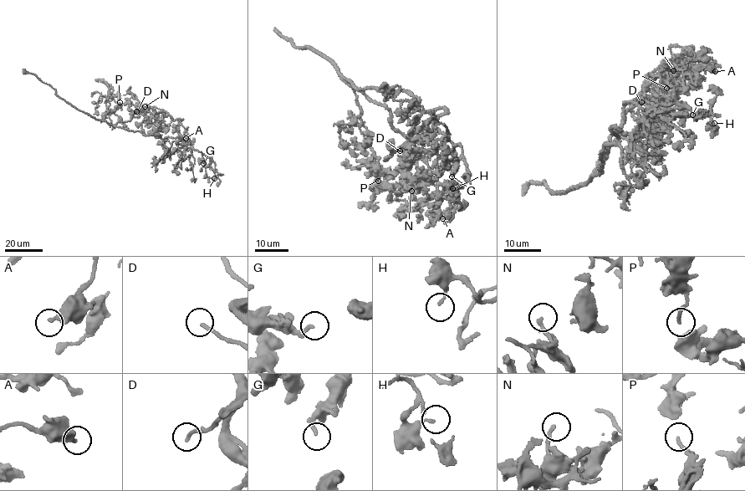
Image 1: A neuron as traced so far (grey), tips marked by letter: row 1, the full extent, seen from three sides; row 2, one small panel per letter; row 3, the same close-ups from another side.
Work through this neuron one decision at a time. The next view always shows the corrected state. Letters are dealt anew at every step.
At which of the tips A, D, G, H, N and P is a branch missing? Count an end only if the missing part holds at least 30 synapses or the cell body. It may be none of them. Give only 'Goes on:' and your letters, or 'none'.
Goes on: D

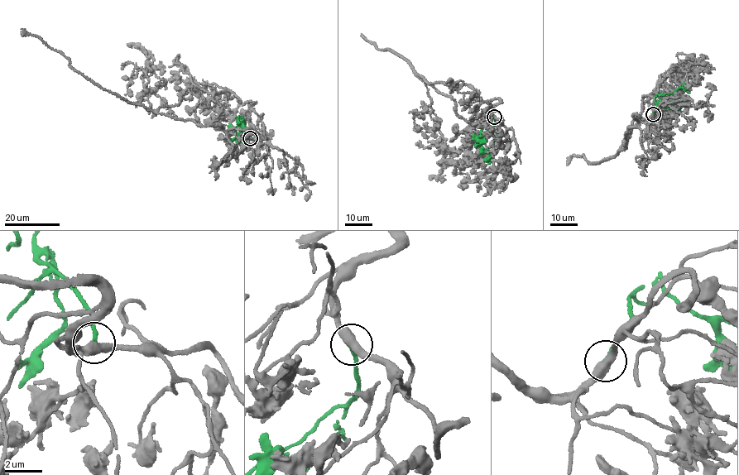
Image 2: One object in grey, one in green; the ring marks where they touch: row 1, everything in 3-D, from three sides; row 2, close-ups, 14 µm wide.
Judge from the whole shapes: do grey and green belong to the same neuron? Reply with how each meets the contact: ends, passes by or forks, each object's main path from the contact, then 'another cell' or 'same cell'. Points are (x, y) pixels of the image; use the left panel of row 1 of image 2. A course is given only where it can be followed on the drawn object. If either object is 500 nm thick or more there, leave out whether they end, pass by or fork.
grey passes by; green ends; course grey (251, 138), (158, 109), (189, 87), (227, 90), (271, 130); course green (251, 138), (250, 133), (242, 126), (240, 116), (234, 129), (227, 131); same cell

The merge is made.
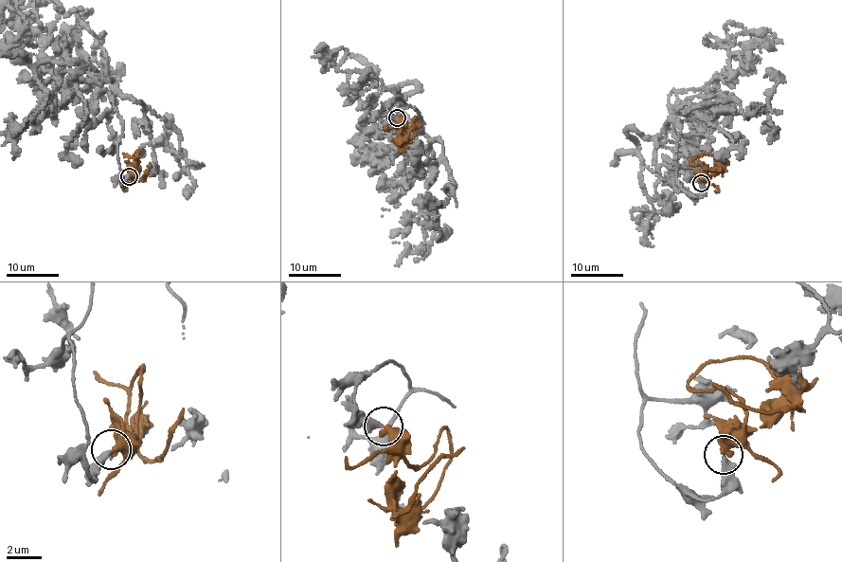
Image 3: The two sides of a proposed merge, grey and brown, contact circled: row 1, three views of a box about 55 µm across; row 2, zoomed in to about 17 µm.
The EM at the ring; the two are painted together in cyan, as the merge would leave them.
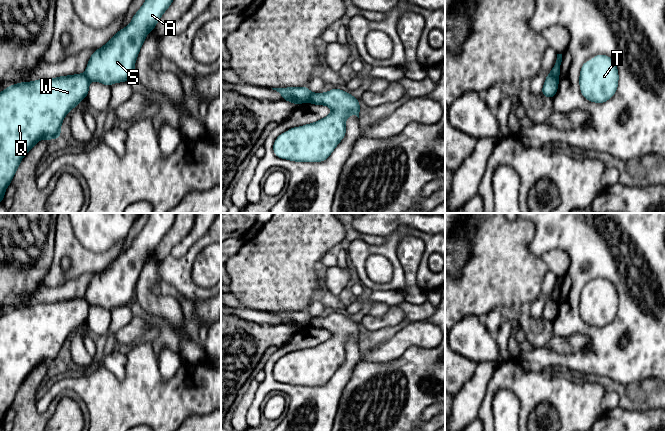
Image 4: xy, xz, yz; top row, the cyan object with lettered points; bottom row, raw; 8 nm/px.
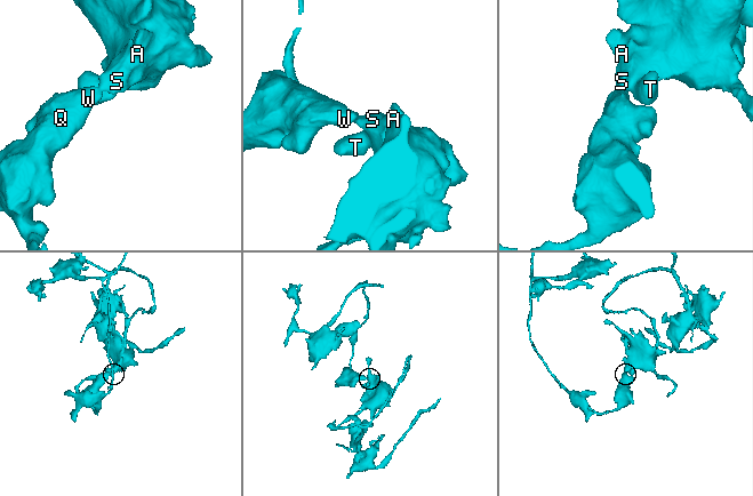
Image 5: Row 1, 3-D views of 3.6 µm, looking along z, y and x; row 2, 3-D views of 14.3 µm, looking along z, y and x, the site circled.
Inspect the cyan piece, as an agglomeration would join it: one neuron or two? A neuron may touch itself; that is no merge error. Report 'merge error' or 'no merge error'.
merge error

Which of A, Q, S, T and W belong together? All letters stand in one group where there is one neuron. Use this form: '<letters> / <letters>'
A S T / Q W

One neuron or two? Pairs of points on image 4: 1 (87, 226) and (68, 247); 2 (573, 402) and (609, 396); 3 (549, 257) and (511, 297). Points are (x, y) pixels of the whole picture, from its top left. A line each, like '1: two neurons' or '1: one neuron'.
1: two neurons
2: two neurons
3: two neurons

